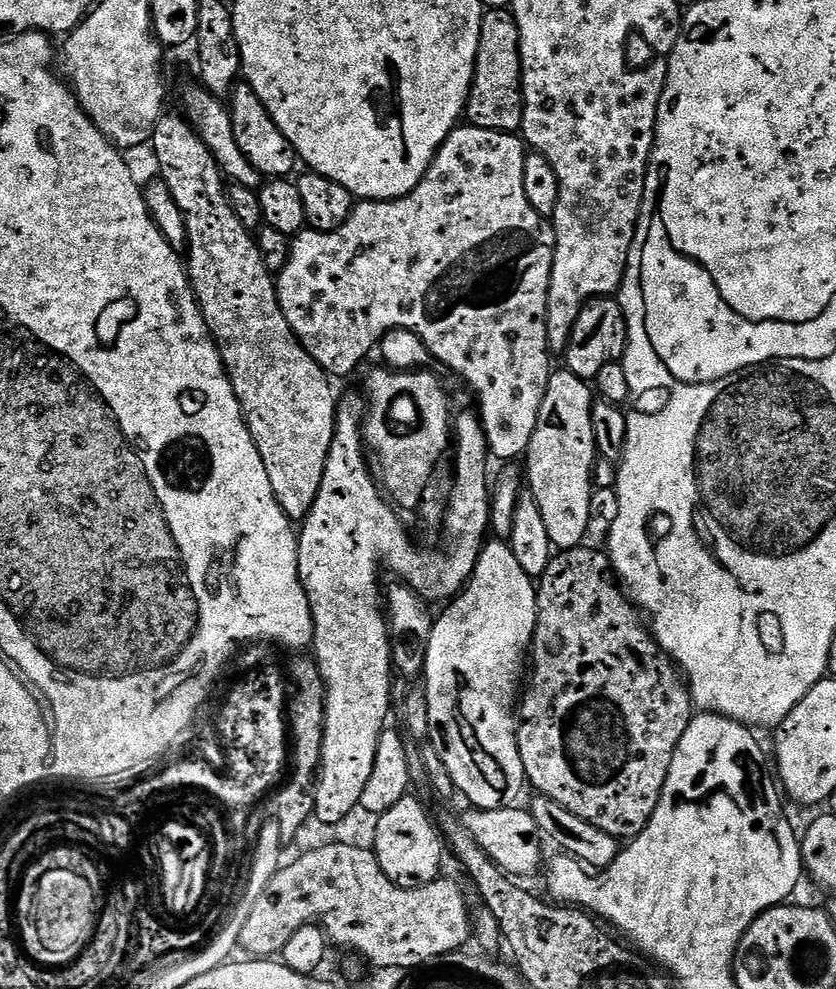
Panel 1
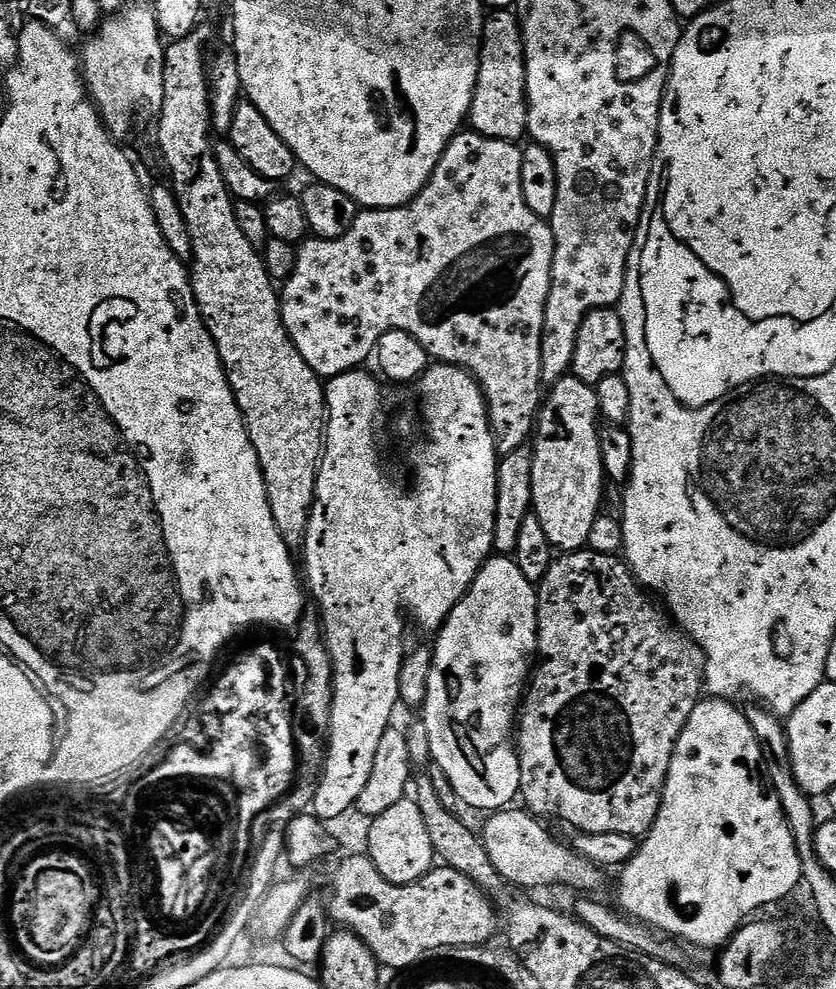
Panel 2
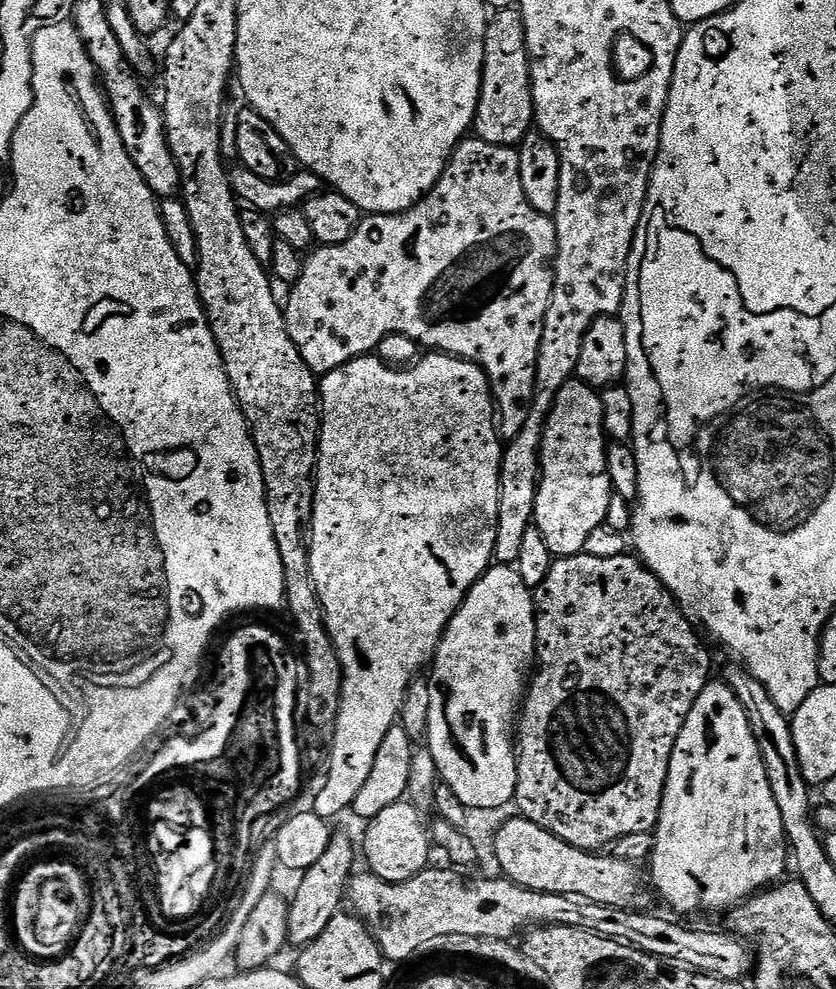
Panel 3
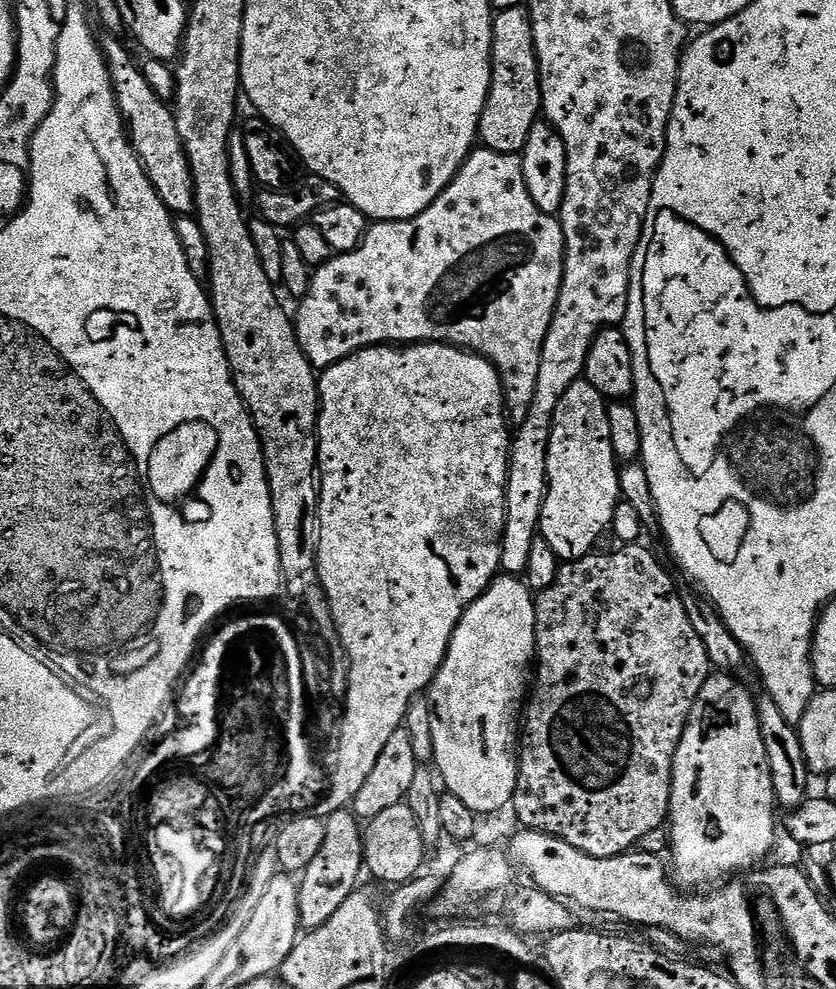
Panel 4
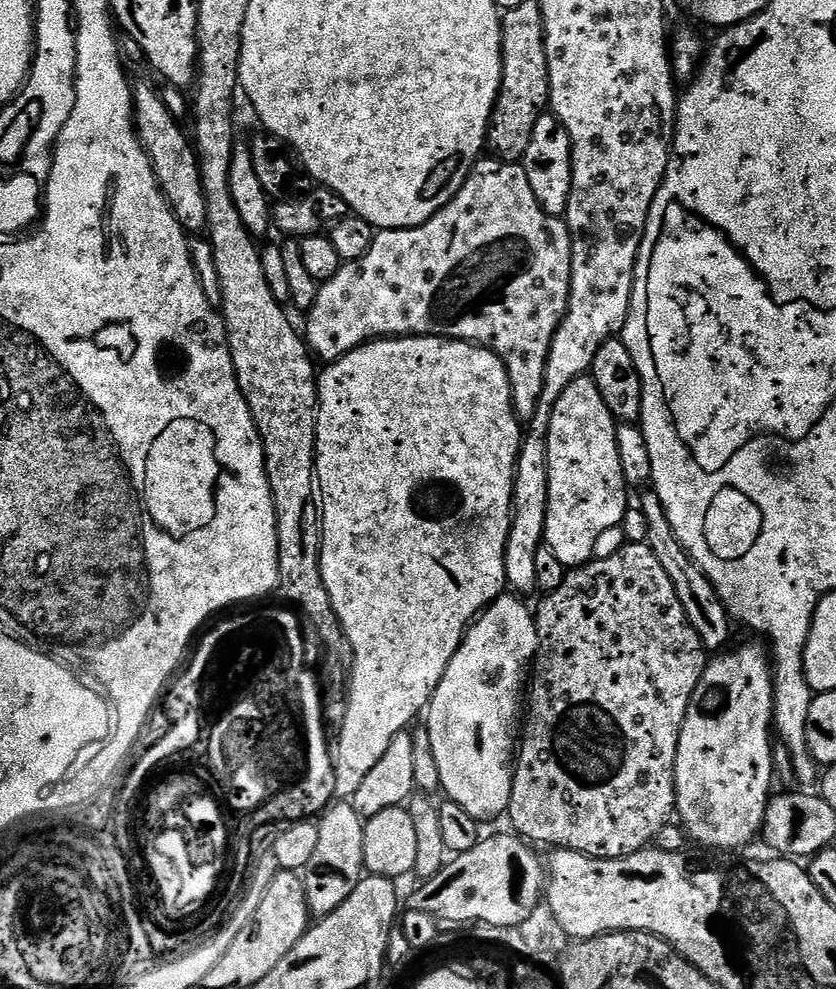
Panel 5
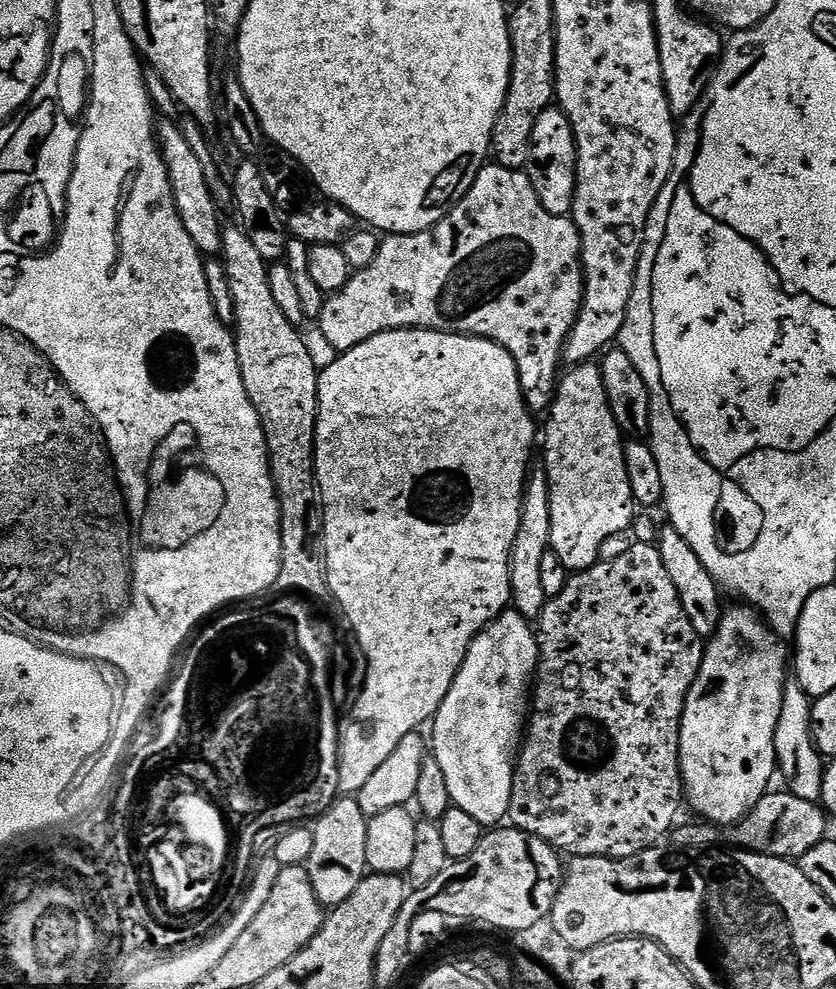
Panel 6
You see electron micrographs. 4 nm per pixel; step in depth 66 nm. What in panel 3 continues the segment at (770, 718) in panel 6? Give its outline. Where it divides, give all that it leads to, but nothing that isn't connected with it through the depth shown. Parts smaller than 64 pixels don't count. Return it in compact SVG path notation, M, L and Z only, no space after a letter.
M710 682L698 694L698 702L690 710L686 722L682 726L682 734L678 734L678 742L674 746L674 754L670 758L670 770L664 787L664 797L660 807L660 821L654 829L657 845L650 857L652 864L652 884L656 892L676 912L684 916L696 916L699 912L724 912L744 903L750 896L775 885L785 879L784 871L790 868L790 852L786 847L786 837L782 826L782 814L778 814L778 802L774 802L774 794L770 790L770 778L766 778L766 766L762 762L762 754L758 750L758 742L754 742L754 734L750 730L750 722L746 710L742 710L742 702L734 694L734 690L723 682Z

